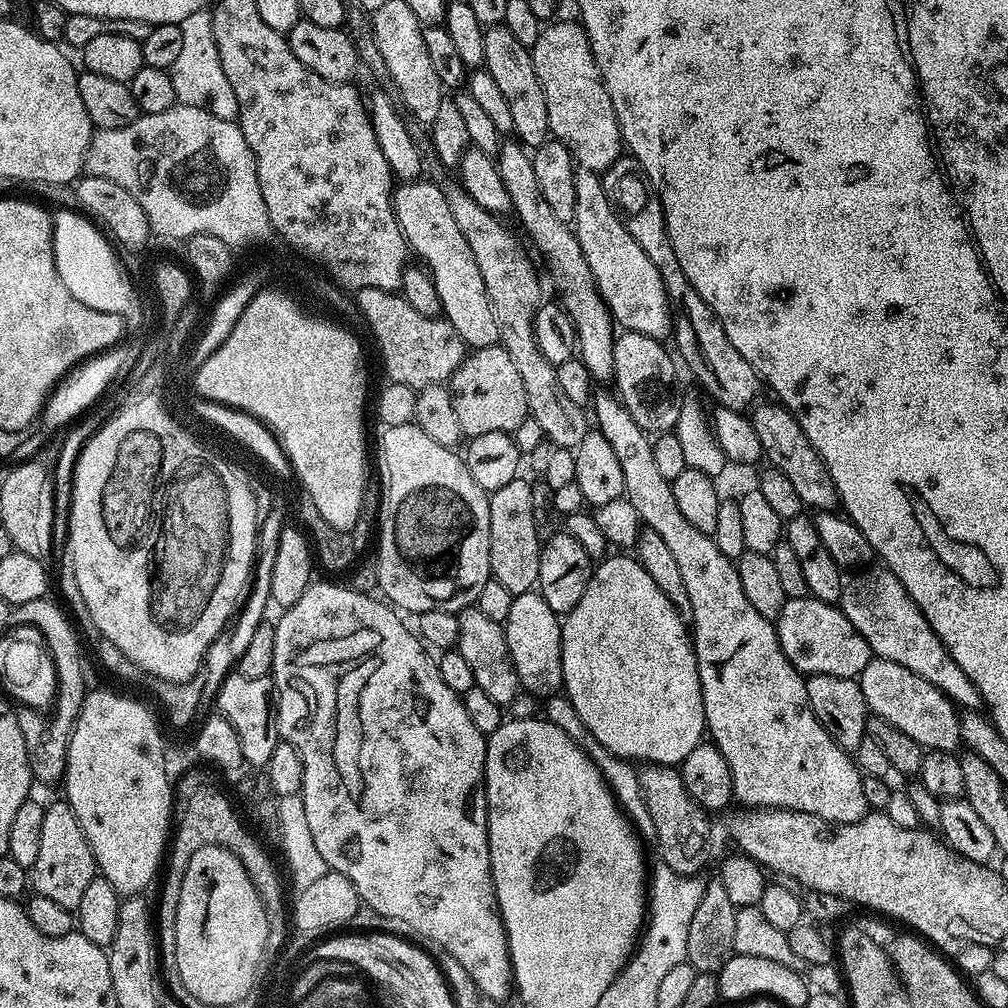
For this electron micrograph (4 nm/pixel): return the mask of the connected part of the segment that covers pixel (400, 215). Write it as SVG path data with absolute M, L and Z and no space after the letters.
M427 178L401 183L393 191L392 205L409 249L425 260L423 263L438 292L443 319L458 330L469 349L497 347L500 331L486 294L486 282L482 282L470 242L466 242L462 230L458 230L458 222L454 222L454 214L450 214L450 206L446 206L443 187L439 183L431 184Z

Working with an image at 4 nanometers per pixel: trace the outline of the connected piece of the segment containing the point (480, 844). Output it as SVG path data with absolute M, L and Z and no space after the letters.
M313 582L294 602L294 606L279 613L280 621L274 627L274 662L272 663L272 685L276 687L276 725L283 743L292 744L302 758L302 786L298 795L306 806L306 822L314 837L318 854L328 863L329 869L346 878L358 890L361 901L388 917L397 925L405 924L413 928L427 942L438 942L458 963L466 969L466 974L474 978L481 996L504 1002L513 995L514 981L508 939L504 924L500 921L500 911L496 905L494 882L490 870L490 846L488 845L488 803L484 793L484 763L488 741L474 722L466 714L466 706L461 693L450 690L442 682L439 663L432 660L429 649L422 643L419 635L399 620L397 609L389 606L383 599L375 600L367 591L359 592L340 584L319 584Z

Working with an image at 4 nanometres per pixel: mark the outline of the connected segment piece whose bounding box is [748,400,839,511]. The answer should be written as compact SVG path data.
M757 401L751 407L748 417L759 442L762 443L765 461L786 475L797 491L798 498L802 499L804 507L812 506L812 509L817 511L835 511L839 507L837 488L821 456L814 450L813 444L806 438L802 428L798 426L795 416L778 402L762 401Z

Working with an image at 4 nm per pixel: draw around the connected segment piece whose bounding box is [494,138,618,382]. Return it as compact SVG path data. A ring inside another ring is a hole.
M508 138L501 143L494 159L498 174L502 174L502 186L506 186L506 194L510 194L512 212L528 231L541 258L548 260L552 284L560 291L558 303L576 325L578 359L586 366L586 370L590 370L593 381L611 381L614 377L614 342L618 332L614 327L612 312L596 289L594 274L590 274L590 266L586 266L586 258L582 254L582 246L578 246L575 232L565 220L557 218L554 210L550 210L546 198L542 198L542 189L538 187L538 178L534 175L529 149L515 139Z

